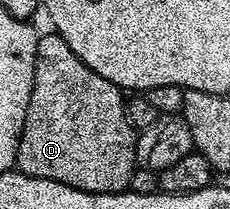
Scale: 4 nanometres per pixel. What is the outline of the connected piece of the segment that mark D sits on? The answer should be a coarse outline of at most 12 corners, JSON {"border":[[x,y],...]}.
{"border":[[55,31],[36,41],[16,168],[123,193],[125,93]]}

